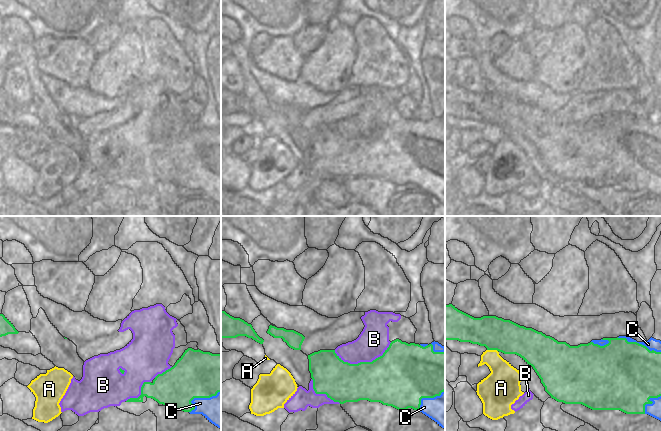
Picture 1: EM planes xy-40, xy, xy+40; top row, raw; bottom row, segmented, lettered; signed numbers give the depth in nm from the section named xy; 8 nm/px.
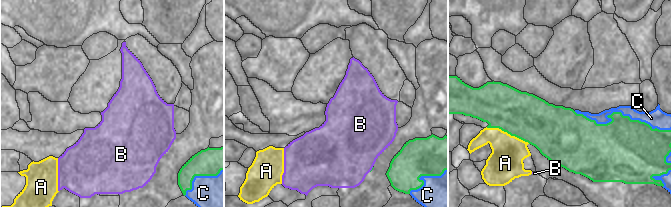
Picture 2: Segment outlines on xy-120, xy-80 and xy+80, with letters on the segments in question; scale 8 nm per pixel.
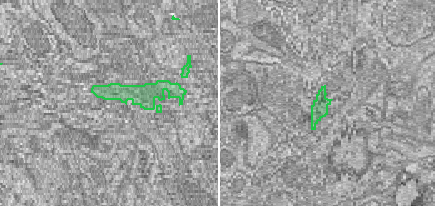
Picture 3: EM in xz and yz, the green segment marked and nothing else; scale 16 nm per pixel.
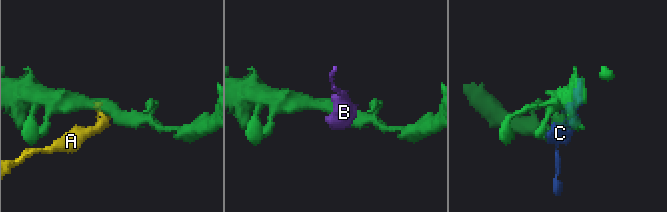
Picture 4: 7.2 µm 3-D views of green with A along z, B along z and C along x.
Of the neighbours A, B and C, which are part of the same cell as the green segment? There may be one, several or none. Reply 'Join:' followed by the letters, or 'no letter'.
Join: no letter

